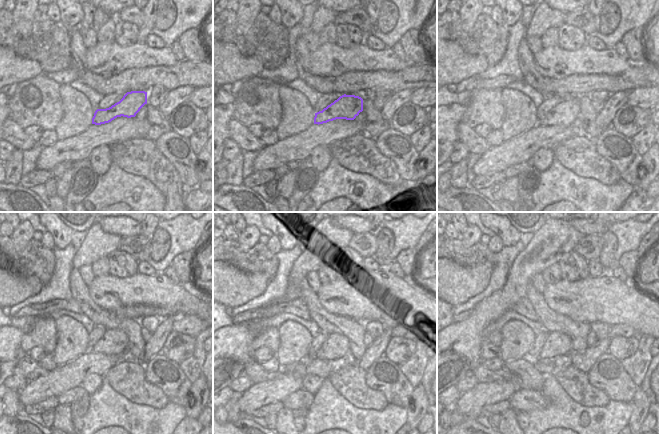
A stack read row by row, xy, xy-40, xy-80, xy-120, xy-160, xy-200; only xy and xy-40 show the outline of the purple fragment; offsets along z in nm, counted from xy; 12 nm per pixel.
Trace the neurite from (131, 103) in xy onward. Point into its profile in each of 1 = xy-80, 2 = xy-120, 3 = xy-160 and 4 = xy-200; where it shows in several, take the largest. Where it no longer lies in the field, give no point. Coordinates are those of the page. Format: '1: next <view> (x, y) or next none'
1: next xy-80 (565, 113)
2: next xy-120 (114, 342)
3: next xy-160 (336, 345)
4: next xy-200 (557, 344)

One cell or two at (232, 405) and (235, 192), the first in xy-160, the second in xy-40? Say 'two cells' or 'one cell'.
two cells

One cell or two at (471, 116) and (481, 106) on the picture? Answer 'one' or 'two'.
one

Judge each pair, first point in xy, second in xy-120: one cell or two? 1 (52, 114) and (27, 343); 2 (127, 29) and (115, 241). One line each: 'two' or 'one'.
1: one
2: two

